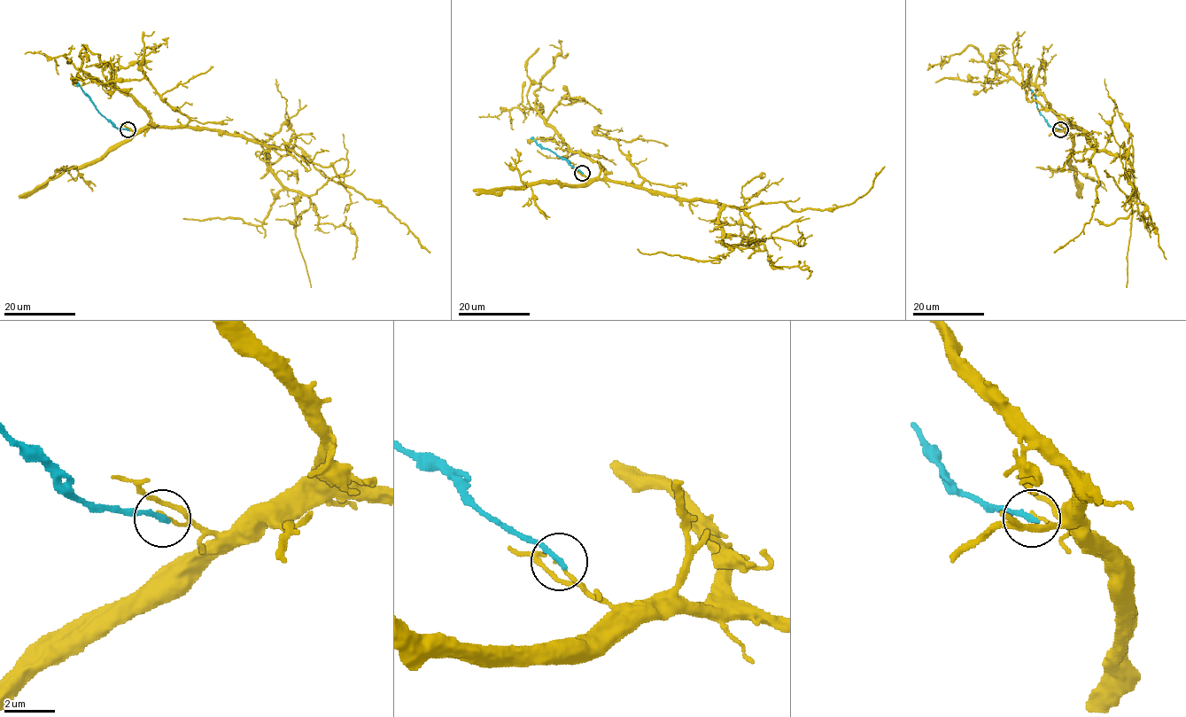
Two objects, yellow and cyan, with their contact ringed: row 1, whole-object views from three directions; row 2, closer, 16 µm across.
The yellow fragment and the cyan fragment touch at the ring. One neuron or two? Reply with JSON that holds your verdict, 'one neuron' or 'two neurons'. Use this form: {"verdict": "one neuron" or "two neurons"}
{"verdict": "two neurons"}

